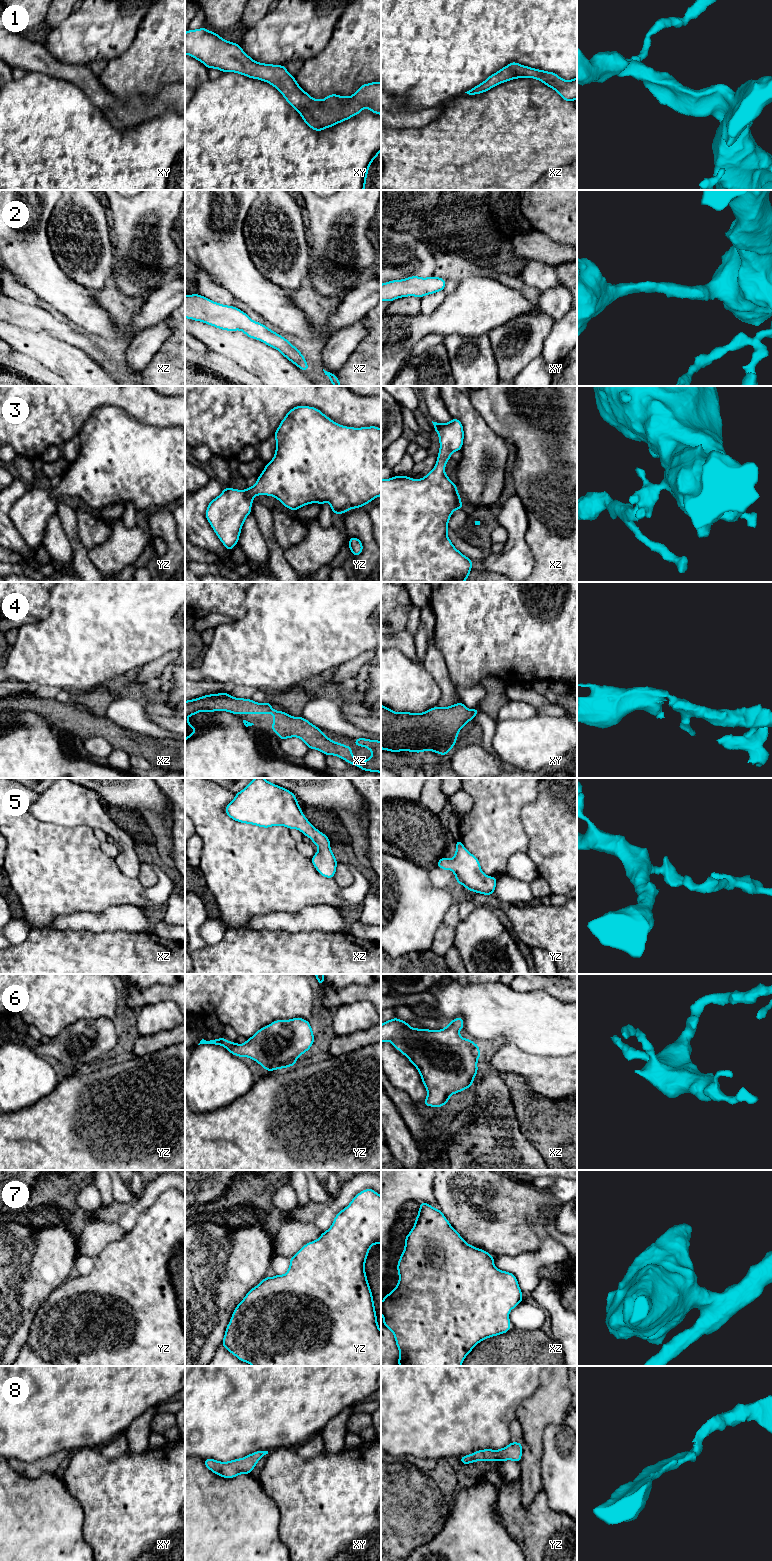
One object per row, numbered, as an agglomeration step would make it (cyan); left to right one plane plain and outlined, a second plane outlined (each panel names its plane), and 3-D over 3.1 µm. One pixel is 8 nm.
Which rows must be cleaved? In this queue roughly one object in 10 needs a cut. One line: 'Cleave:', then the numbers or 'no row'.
Cleave: no row

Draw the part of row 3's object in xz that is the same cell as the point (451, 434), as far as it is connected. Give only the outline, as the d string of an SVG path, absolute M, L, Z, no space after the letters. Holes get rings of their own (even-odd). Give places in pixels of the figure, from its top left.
M456 418L445 424L432 423L440 443L435 467L421 479L409 476L381 479L381 582L464 582L472 570L472 560L457 550L447 536L452 513L464 507L456 484L445 473L451 454L463 446L463 425Z

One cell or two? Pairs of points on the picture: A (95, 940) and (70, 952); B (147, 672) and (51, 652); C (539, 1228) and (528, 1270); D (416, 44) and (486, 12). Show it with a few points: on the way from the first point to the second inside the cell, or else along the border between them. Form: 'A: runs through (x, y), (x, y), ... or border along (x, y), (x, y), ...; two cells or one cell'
A: runs through (89, 946), (83, 952), (76, 952); one cell
B: border along (162, 656), (148, 661), (141, 667); two cells
C: runs through (544, 1238), (544, 1253), (537, 1260); one cell
D: runs through (433, 27), (448, 12), (469, 12); one cell

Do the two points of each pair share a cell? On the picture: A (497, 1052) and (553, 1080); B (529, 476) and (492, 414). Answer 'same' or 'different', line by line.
A: same
B: same

